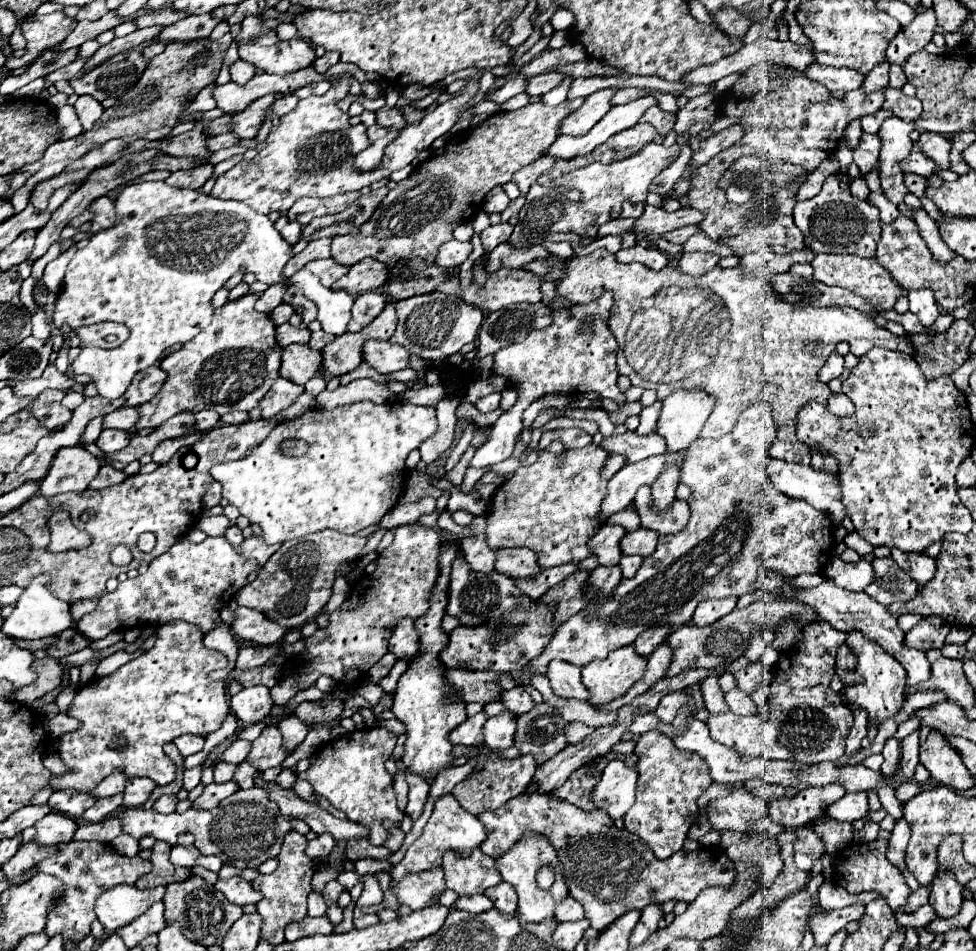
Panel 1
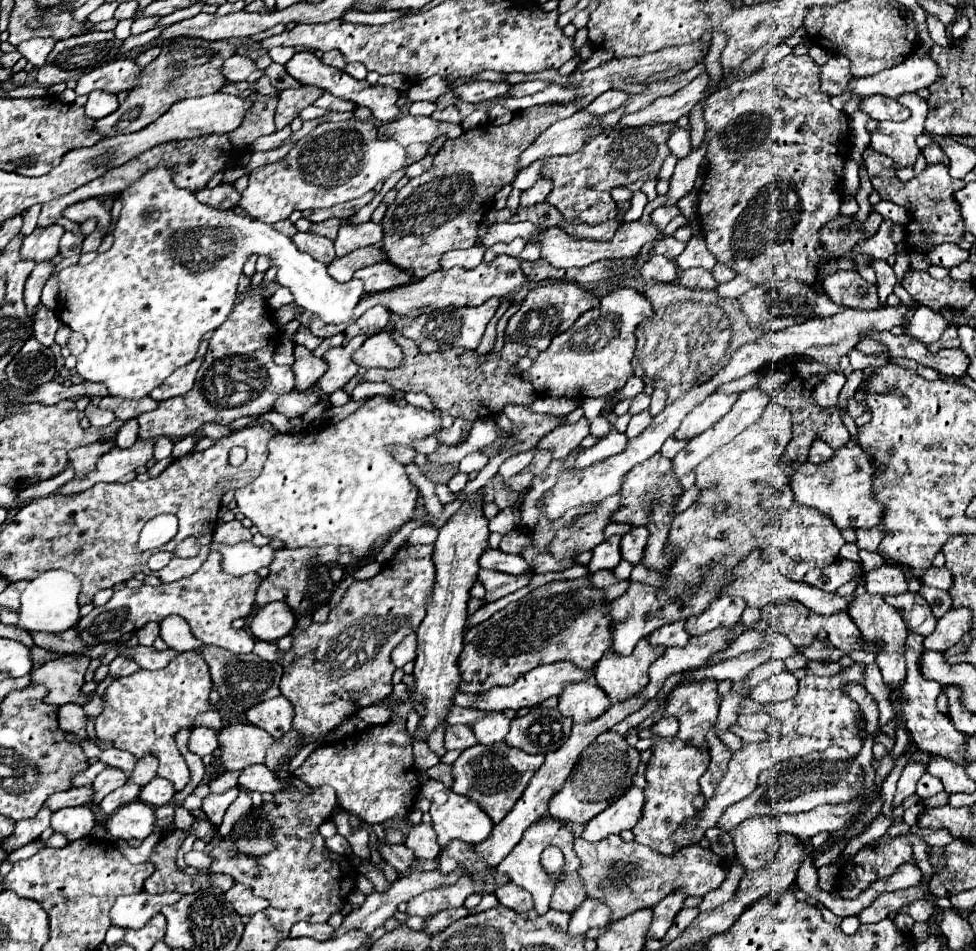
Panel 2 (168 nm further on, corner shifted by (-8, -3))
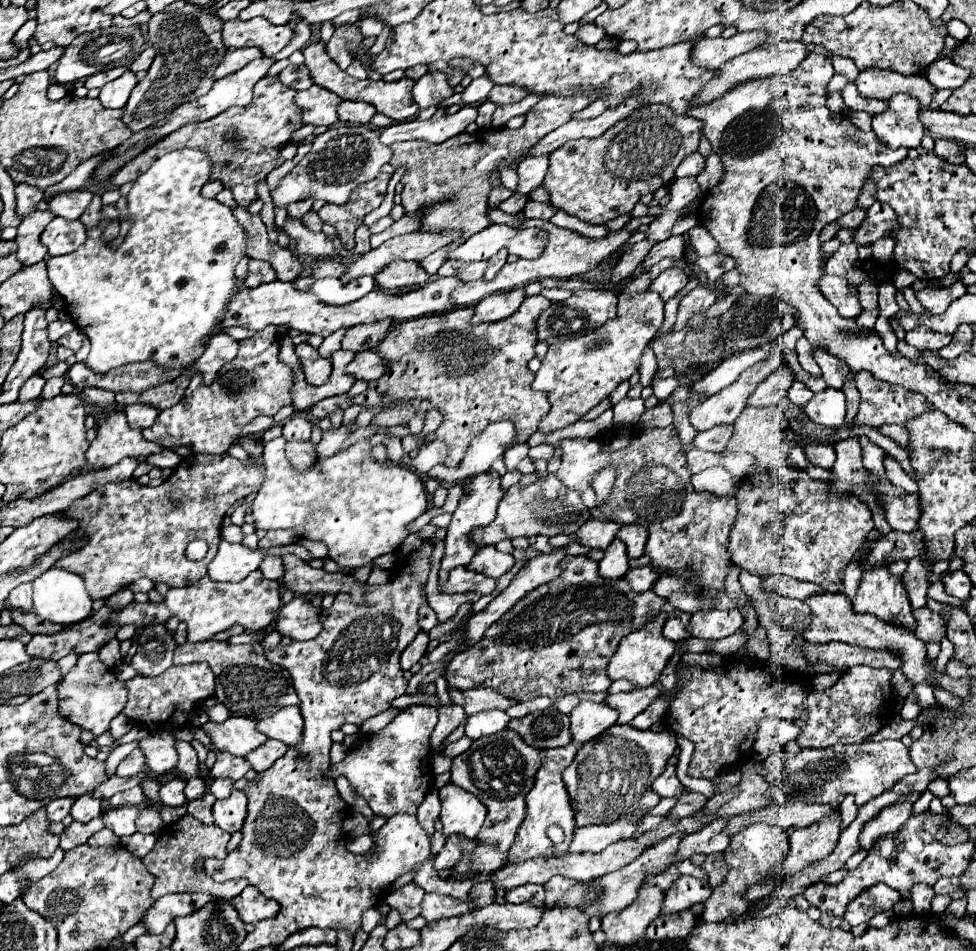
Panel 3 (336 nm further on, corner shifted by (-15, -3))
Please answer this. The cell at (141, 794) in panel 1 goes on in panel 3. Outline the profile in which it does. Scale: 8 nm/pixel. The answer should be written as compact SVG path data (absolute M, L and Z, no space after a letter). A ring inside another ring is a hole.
M176 777L168 783L162 785L160 789L160 799L164 805L172 805L172 807L180 807L180 805L186 805L186 797L184 797L184 785L186 781Z

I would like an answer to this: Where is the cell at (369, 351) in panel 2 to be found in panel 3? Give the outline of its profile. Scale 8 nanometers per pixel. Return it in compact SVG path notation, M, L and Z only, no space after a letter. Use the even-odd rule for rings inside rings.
M370 349L364 353L356 353L354 361L348 365L348 375L362 381L374 381L380 375L384 375L384 371L386 371L384 361L376 351L370 351Z

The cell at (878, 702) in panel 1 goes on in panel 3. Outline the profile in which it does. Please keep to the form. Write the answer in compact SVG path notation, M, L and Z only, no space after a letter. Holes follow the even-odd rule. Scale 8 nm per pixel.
M888 565L862 573L852 607L856 613L870 613L888 623L898 621L906 629L914 629L916 625L904 581L900 575L890 575Z

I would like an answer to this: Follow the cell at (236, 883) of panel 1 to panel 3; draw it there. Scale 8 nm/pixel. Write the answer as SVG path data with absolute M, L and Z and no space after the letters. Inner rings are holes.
M250 885L238 897L234 897L232 903L234 903L234 909L238 911L240 919L244 923L252 923L252 925L256 925L264 919L272 919L280 911L278 901L272 901L272 899L260 895L260 891L256 891Z

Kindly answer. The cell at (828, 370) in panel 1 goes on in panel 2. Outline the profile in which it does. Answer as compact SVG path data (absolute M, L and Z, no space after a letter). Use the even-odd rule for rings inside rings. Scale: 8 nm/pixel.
M829 373L821 385L815 387L813 391L813 399L819 407L835 407L837 405L837 397L845 385L847 377L843 373Z

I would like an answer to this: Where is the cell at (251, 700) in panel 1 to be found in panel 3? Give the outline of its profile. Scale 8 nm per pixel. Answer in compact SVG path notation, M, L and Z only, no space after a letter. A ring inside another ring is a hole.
M282 707L274 715L258 721L258 729L268 737L282 741L286 747L296 747L302 739L304 719L298 707Z

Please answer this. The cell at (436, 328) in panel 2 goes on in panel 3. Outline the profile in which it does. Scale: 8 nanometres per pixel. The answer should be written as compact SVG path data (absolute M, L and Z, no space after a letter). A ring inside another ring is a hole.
M516 289L516 291L508 291L508 293L494 293L492 297L482 299L474 309L474 323L482 323L482 321L500 321L508 315L512 315L524 301L526 291L524 289Z

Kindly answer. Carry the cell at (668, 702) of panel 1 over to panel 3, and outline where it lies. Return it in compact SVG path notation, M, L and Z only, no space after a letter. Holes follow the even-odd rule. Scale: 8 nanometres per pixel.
M614 725L608 731L604 731L602 735L598 735L596 739L584 743L572 765L566 767L564 771L564 783L572 801L572 811L574 811L574 821L578 827L586 827L586 825L596 825L596 823L614 823L622 817L630 817L634 821L634 815L640 811L644 813L650 807L656 807L660 801L660 795L652 791L652 783L658 775L662 775L668 759L674 755L678 743L676 743L676 735L672 731L638 731L630 725ZM636 745L644 751L644 753L636 753Z

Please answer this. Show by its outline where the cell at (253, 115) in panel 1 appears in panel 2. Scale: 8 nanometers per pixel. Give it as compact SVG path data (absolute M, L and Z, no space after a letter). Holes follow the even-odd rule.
M299 87L299 89L285 89L279 93L279 103L275 111L275 129L283 129L289 125L295 115L305 109L307 105L313 105L313 101L323 93L319 87Z

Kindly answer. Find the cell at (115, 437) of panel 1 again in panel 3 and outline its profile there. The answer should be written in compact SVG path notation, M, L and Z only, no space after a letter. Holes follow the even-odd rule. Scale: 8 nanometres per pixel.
M134 403L134 405L126 407L124 413L128 417L128 425L130 427L146 429L146 427L150 427L156 421L160 409L156 411L156 407L150 407L150 405L144 405L144 403Z

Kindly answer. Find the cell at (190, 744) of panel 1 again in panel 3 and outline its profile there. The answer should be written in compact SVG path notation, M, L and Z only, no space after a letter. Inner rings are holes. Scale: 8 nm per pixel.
M218 703L218 705L214 705L214 707L210 707L210 709L208 709L208 715L210 715L210 719L212 719L212 721L220 723L220 721L226 721L226 719L230 717L230 711L228 711L222 703Z

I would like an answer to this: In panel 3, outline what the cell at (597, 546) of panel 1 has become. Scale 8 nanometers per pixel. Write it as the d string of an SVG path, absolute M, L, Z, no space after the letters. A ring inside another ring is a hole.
M614 539L610 547L606 549L604 559L600 561L600 575L606 579L620 579L626 575L630 569L628 565L628 555L626 555L626 545L620 539Z

